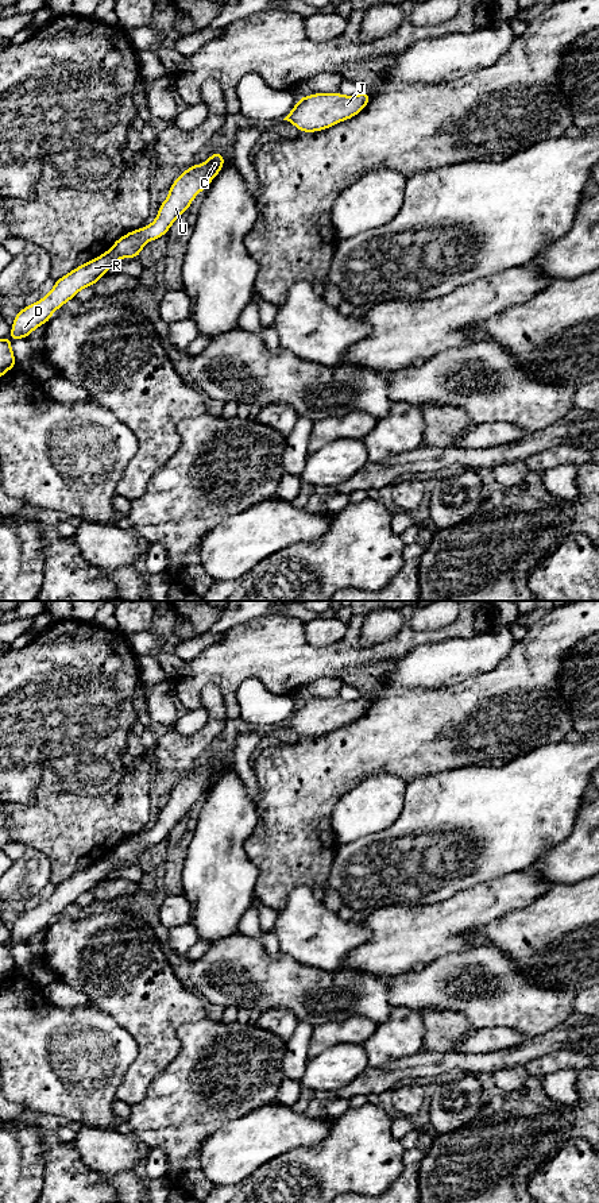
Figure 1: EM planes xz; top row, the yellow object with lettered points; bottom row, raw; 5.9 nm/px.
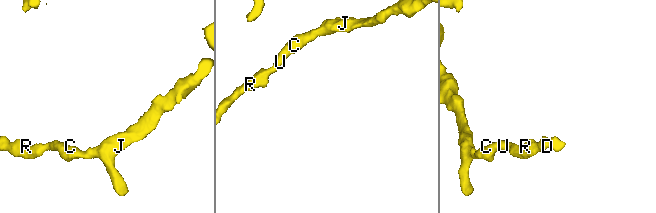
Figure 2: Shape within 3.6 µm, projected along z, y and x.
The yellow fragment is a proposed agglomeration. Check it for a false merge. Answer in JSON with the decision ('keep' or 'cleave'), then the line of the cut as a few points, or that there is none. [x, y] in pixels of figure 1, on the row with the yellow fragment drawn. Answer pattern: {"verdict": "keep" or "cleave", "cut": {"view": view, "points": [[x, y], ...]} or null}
{"verdict": "keep", "cut": null}

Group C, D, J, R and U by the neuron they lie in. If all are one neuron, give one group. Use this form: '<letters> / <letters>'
C D J R U

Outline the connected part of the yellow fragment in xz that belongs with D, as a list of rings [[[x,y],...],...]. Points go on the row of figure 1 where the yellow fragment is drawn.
[[[216,151],[205,163],[192,165],[182,171],[171,184],[167,198],[161,204],[156,219],[150,225],[125,234],[107,252],[57,279],[42,300],[28,304],[13,317],[11,338],[28,338],[39,325],[47,324],[53,312],[73,300],[81,289],[93,286],[101,279],[119,259],[138,258],[147,242],[167,234],[171,224],[190,208],[194,197],[220,173],[224,162],[225,157]]]

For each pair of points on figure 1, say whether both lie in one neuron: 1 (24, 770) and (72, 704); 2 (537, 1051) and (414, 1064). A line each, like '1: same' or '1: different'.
1: same
2: same

